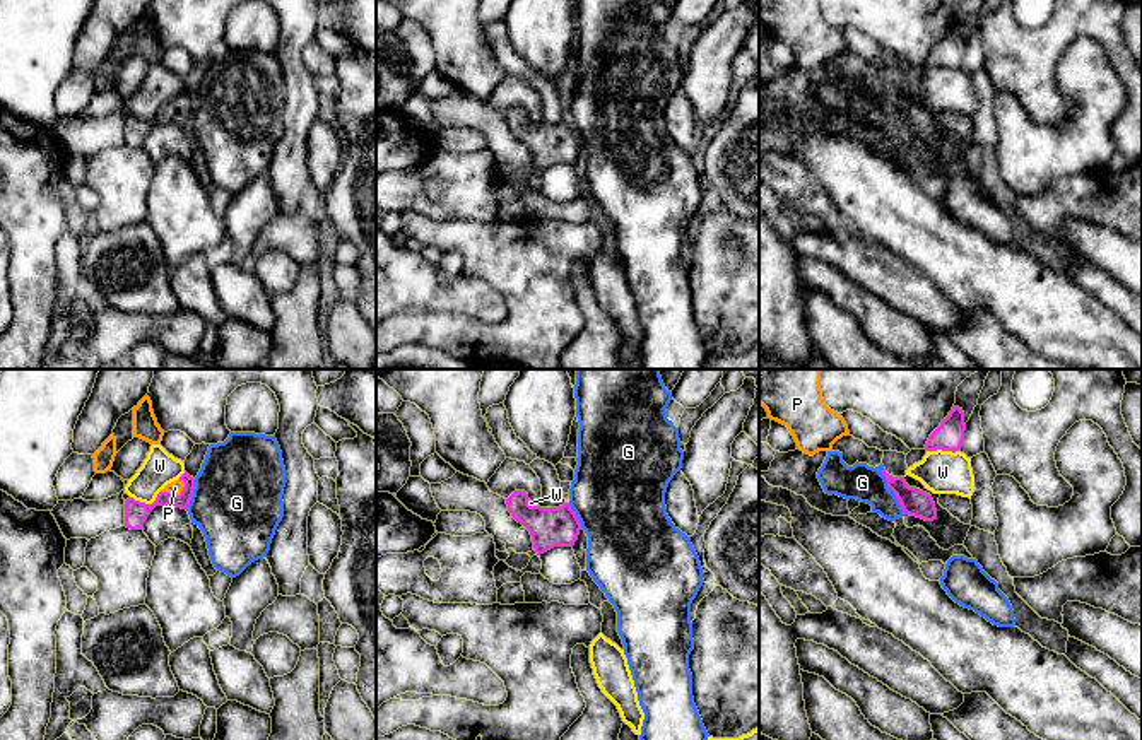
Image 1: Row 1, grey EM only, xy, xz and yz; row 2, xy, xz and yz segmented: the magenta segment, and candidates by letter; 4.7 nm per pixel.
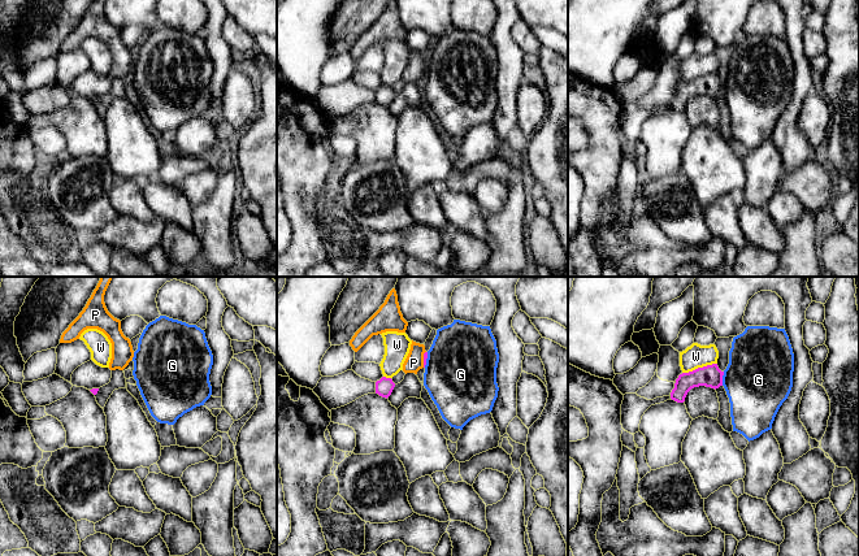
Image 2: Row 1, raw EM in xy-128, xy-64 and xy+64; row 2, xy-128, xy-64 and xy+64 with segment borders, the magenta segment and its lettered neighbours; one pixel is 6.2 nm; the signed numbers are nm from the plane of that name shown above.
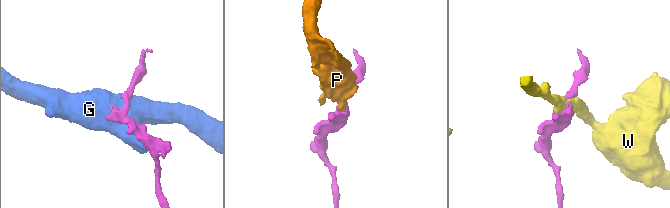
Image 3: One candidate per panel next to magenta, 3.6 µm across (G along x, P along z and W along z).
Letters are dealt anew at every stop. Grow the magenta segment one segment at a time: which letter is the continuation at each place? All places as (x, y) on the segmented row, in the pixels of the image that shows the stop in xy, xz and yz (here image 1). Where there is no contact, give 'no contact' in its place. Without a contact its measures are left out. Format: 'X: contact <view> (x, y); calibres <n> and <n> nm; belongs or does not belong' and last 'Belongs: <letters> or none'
G: contact yz (891, 489); calibres 130 and 170 nm; does not belong
P: contact xy (175, 496); calibres 110 and 70 nm; belongs
W: contact xy (147, 505); calibres 110 and 160 nm; does not belong
Belongs: P

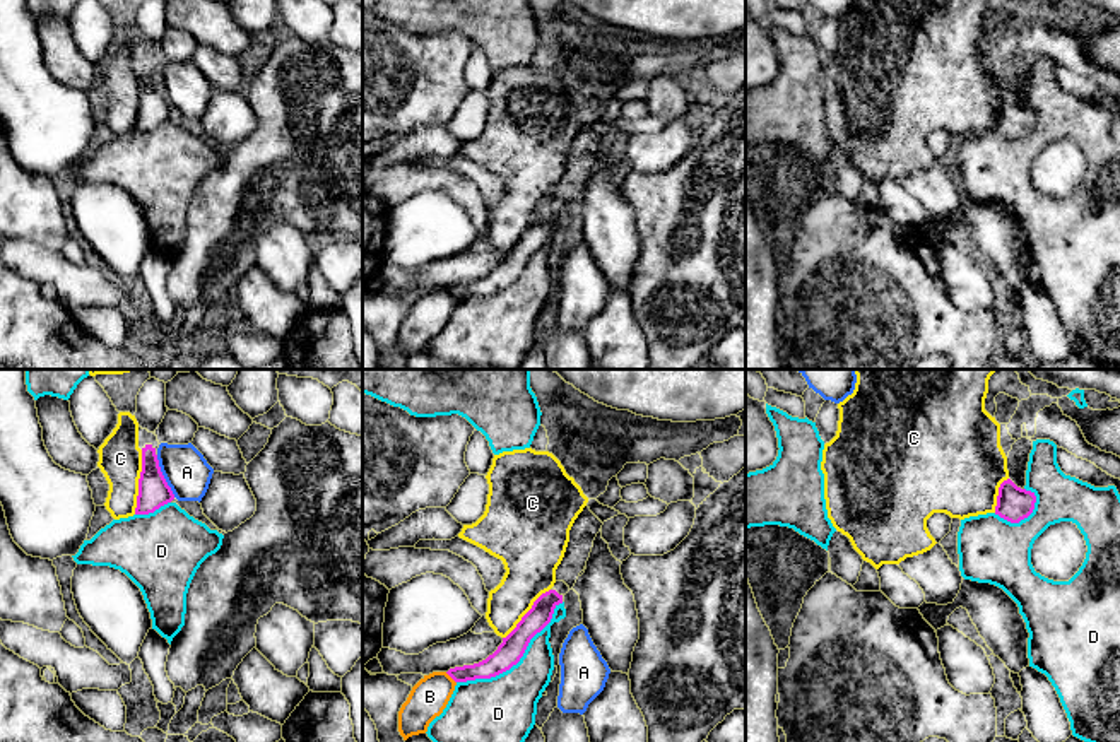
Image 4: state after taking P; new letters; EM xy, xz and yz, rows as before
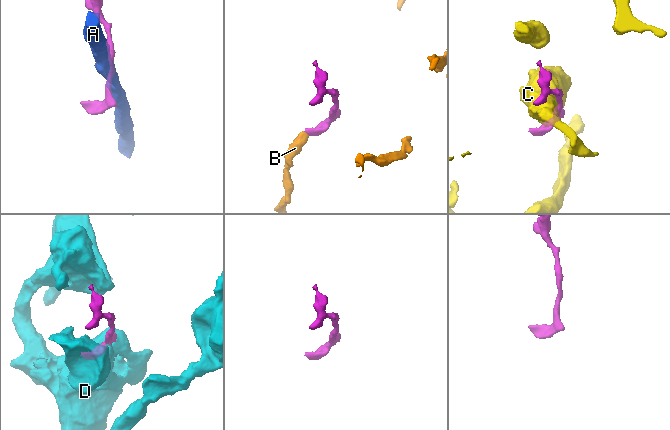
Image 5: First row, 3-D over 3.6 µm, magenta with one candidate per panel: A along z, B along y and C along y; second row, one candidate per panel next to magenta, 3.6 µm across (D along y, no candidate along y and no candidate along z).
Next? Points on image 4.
A: contact xy (163, 476); calibres 140 and 220 nm; does not belong
B: contact xz (450, 676); calibres 100 and 180 nm; does not belong
C: contact xy (139, 482); calibres 140 and 200 nm; does not belong
D: contact xz (517, 662); calibres 120 and 320 nm; does not belong
Belongs: none

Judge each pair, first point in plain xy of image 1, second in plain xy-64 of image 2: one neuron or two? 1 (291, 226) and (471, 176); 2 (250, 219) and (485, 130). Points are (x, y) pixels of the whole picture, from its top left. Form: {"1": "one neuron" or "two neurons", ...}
{"1": "one neuron", "2": "one neuron"}

